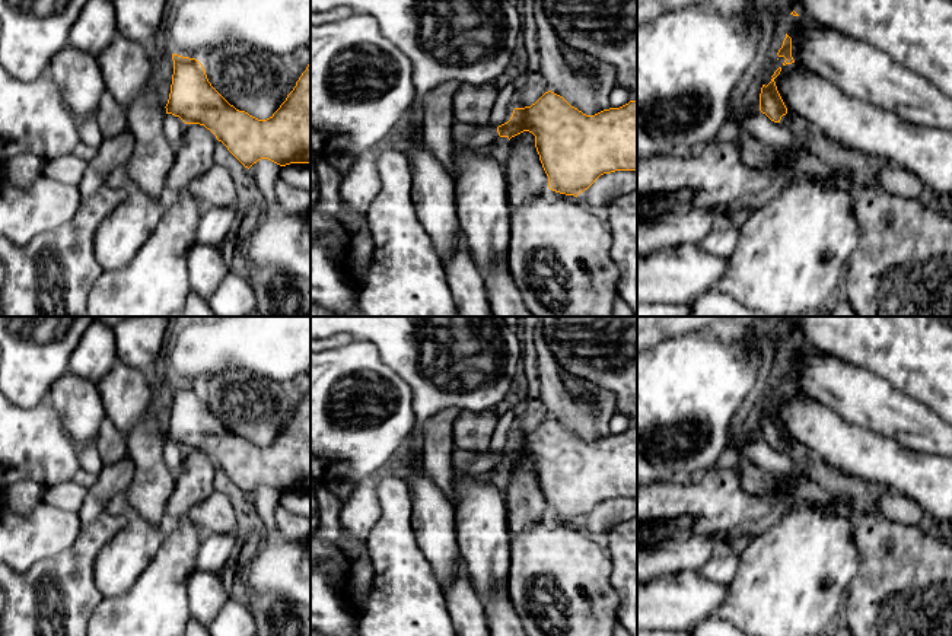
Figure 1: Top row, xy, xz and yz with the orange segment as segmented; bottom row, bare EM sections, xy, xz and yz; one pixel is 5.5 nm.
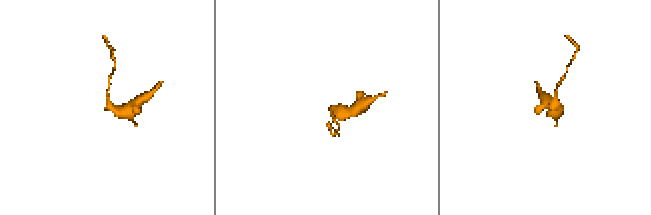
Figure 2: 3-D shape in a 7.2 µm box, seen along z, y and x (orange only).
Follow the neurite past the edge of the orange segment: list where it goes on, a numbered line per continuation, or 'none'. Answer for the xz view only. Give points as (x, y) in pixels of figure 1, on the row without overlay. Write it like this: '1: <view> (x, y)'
1: xz (464, 463)

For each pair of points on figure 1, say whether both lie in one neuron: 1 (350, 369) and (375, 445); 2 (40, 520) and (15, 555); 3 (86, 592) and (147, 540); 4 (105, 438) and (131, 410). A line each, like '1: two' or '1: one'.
1: one
2: one
3: two
4: two

